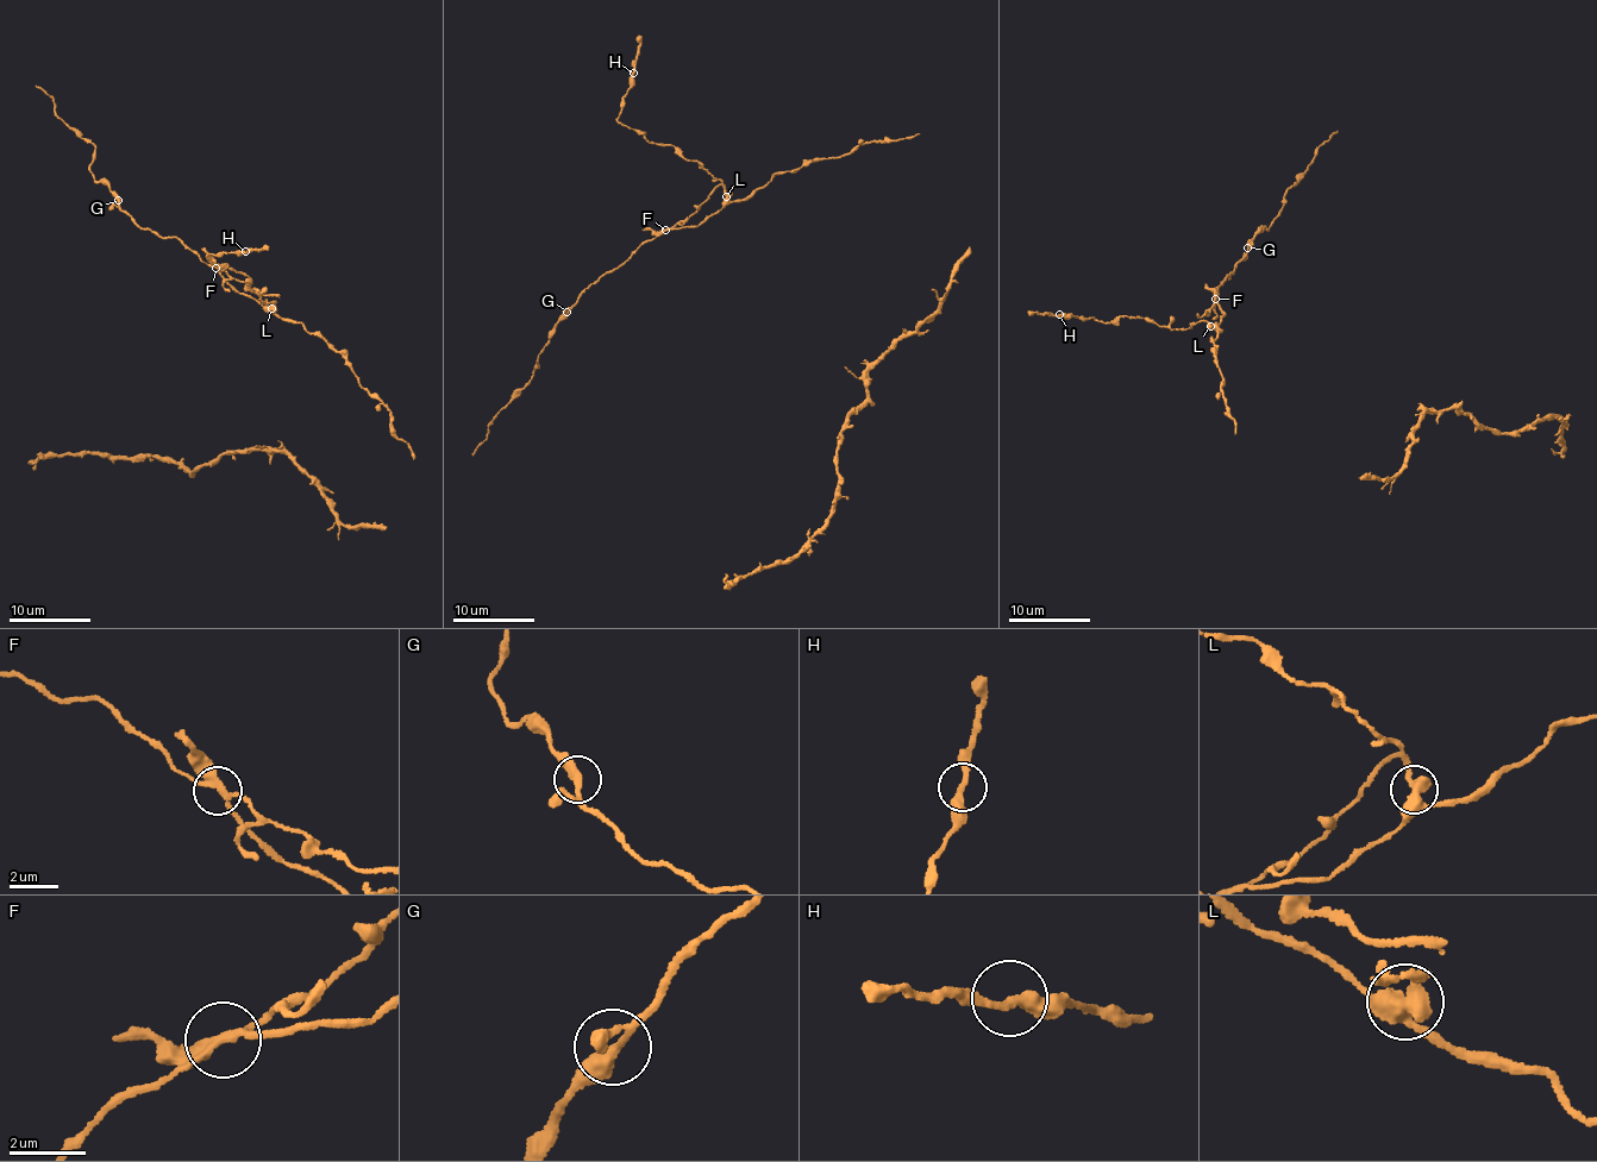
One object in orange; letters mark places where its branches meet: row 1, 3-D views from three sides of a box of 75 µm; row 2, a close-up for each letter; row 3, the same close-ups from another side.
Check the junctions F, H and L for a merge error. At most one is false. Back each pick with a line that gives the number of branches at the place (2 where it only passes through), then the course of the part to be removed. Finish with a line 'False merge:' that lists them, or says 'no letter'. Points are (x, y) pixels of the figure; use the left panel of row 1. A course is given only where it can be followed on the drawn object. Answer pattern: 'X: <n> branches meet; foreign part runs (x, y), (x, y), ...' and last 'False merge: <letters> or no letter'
F: 3 branches meet; foreign part runs (217, 268), (119, 208), (118, 195), (94, 180), (93, 143), (57, 115), (51, 98), (36, 85)
False merge: F

